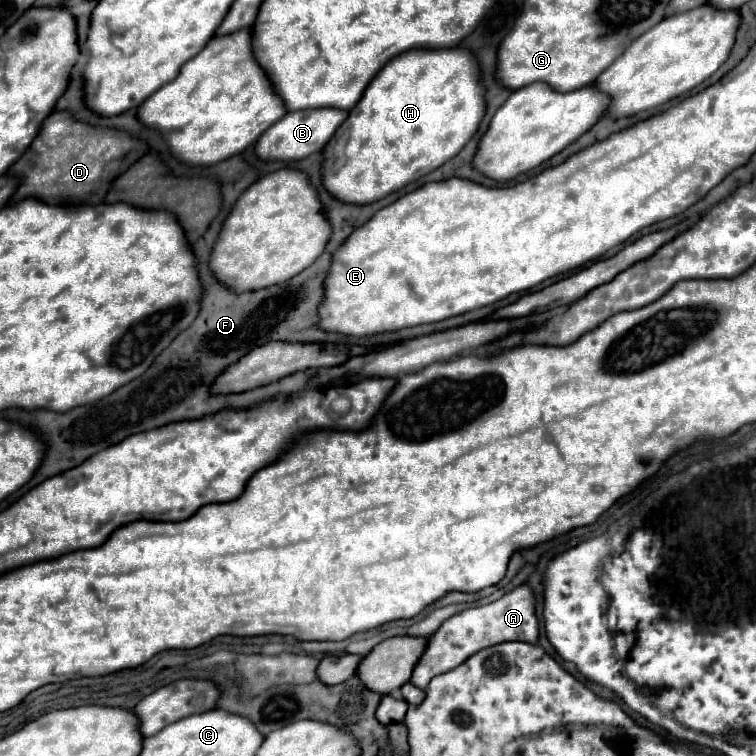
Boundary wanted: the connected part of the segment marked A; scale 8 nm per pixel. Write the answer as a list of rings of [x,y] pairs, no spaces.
[[[522,584],[492,604],[470,608],[448,618],[428,638],[426,650],[414,666],[410,684],[416,684],[416,688],[426,688],[434,676],[450,672],[452,668],[460,666],[460,662],[468,660],[472,654],[484,648],[490,648],[502,642],[512,642],[512,640],[536,644],[538,636],[540,636],[540,630],[538,630],[538,618],[536,618],[536,598],[532,588],[528,584]]]

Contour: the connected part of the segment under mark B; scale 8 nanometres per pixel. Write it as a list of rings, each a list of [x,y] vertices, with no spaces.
[[[336,108],[290,112],[284,116],[284,120],[278,120],[276,124],[272,124],[272,128],[268,128],[268,132],[264,132],[264,136],[260,136],[260,140],[254,146],[254,154],[266,162],[302,160],[302,158],[306,158],[314,152],[320,152],[324,148],[328,138],[332,138],[336,128],[342,124],[344,116],[346,116],[346,112],[340,112]]]

